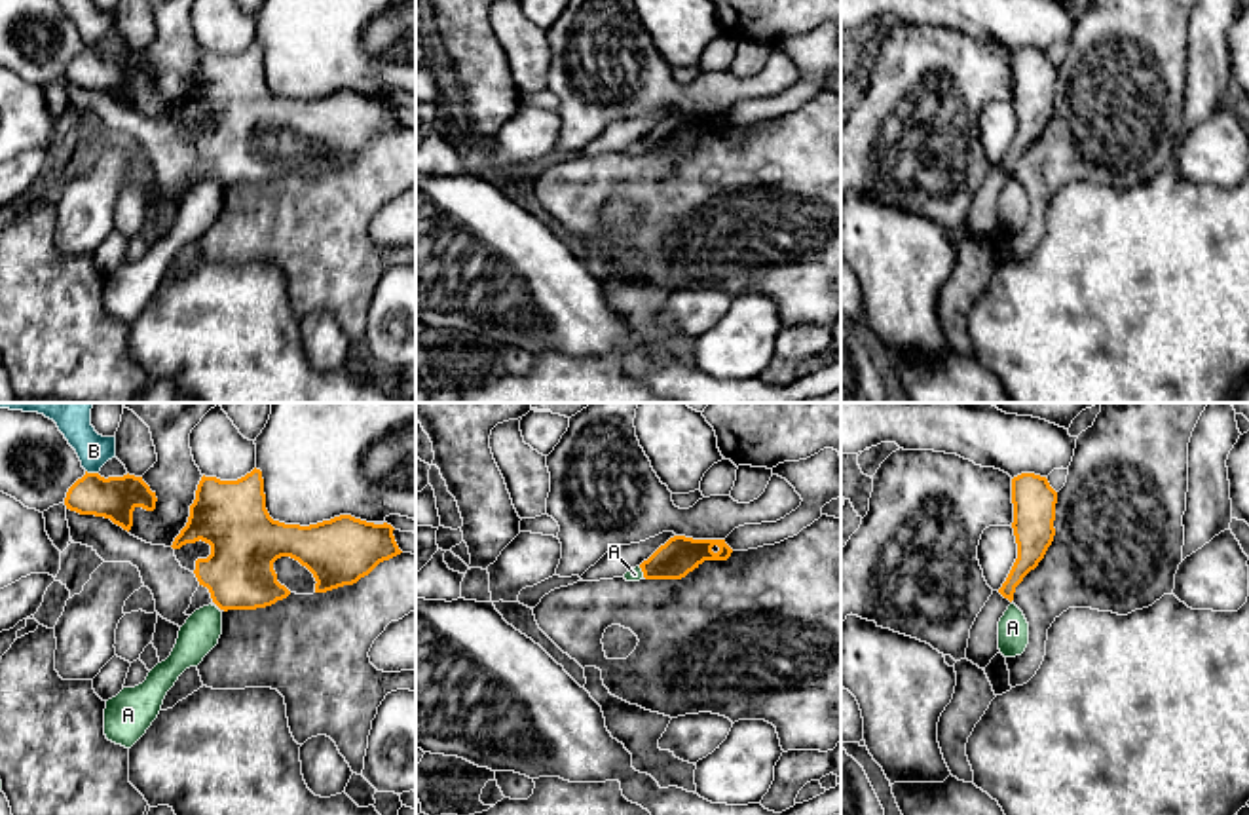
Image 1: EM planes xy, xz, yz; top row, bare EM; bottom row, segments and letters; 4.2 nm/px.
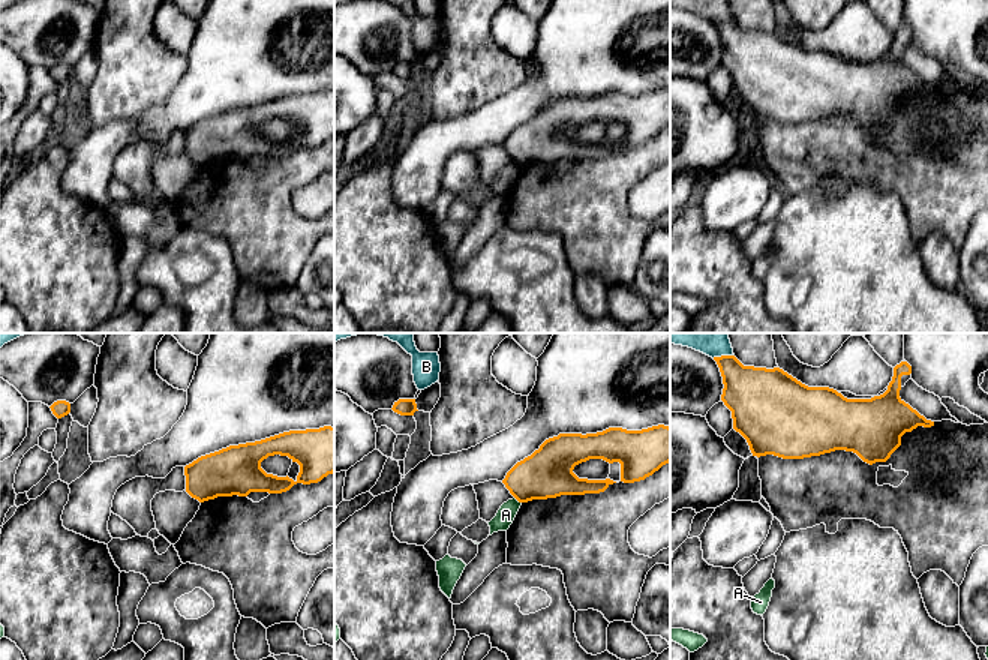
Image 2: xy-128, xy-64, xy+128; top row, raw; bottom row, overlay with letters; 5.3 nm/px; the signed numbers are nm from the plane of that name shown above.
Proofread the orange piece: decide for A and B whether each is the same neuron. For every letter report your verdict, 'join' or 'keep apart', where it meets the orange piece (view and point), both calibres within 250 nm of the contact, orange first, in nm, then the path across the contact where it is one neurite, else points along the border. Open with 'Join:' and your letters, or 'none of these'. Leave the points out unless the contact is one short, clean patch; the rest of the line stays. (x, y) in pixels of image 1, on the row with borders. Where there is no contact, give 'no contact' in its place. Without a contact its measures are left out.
Join: none of these
A: keep apart | xz (642, 570) | 160/60 nm | along xz (638, 567), (644, 576)
B: keep apart | xy (92, 473) | 180/150 nm

